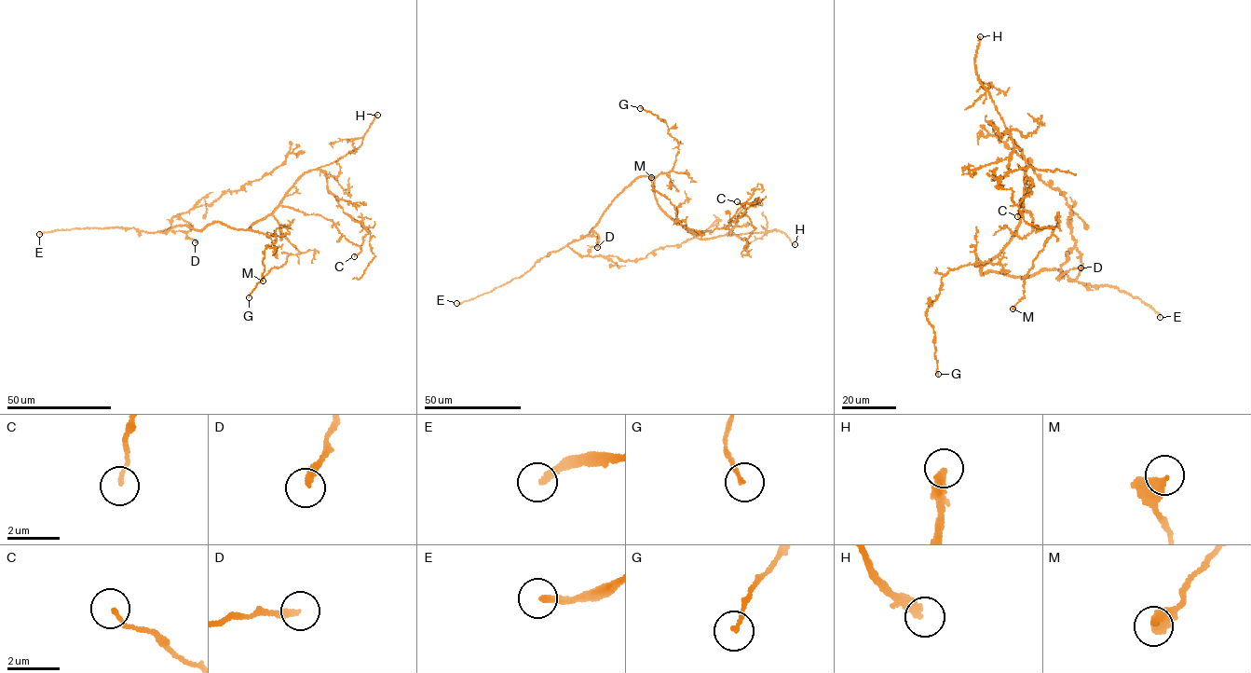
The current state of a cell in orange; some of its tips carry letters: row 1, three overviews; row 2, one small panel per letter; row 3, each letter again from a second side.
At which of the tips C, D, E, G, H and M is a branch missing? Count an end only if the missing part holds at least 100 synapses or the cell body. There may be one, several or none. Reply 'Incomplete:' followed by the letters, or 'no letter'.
Incomplete: E, H

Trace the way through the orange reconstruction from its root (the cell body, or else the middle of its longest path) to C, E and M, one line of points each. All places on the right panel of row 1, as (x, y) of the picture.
C: (981, 273), (1019, 223), (1023, 196), (1033, 185), (1029, 178), (1031, 194), (1021, 199), (1017, 216)
E: (981, 273), (991, 271), (1022, 279), (1055, 268), (1085, 287), (1117, 287), (1138, 297), (1160, 317)
M: (981, 273), (1025, 212), (1032, 226), (1053, 228), (1013, 309)

